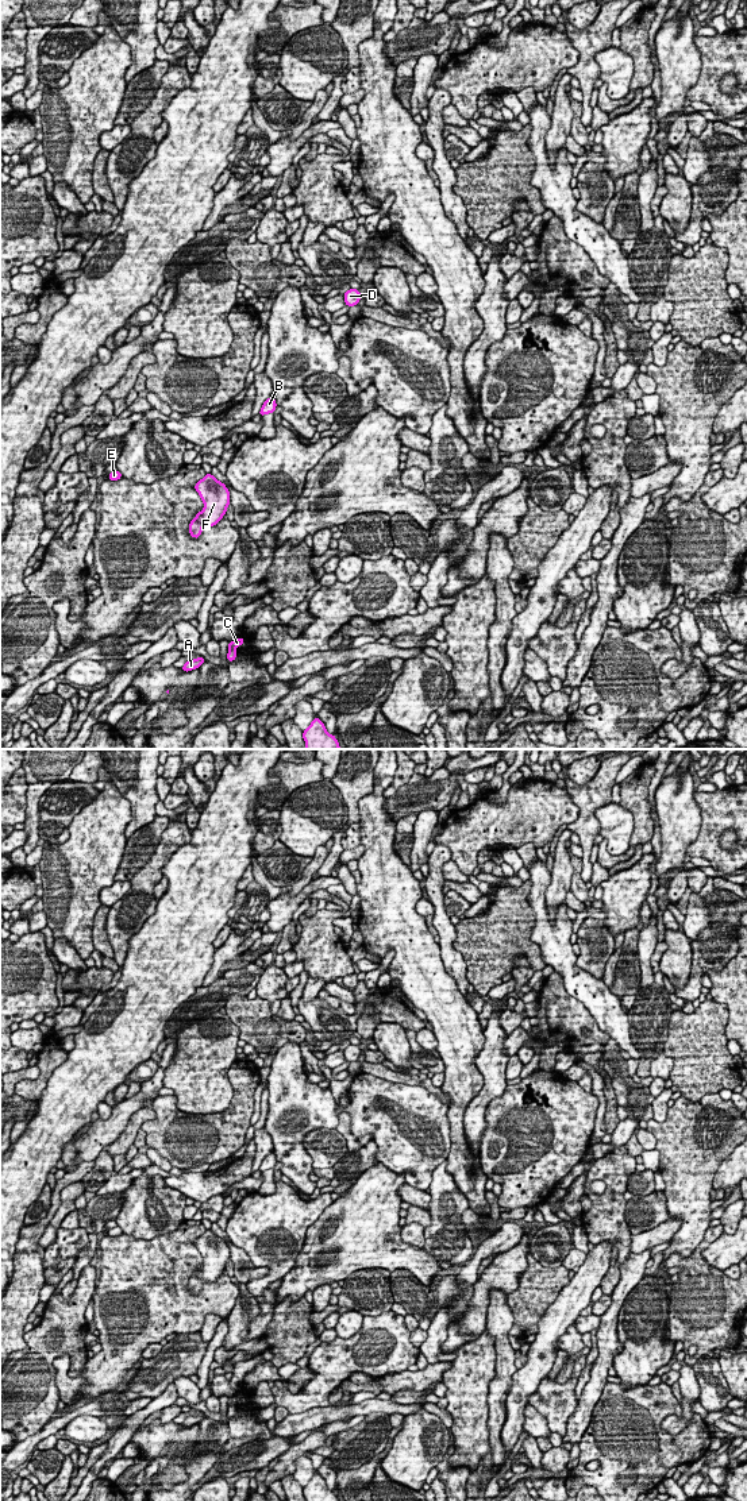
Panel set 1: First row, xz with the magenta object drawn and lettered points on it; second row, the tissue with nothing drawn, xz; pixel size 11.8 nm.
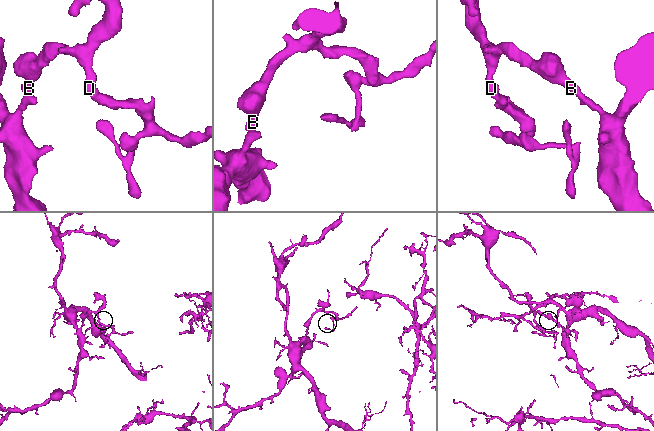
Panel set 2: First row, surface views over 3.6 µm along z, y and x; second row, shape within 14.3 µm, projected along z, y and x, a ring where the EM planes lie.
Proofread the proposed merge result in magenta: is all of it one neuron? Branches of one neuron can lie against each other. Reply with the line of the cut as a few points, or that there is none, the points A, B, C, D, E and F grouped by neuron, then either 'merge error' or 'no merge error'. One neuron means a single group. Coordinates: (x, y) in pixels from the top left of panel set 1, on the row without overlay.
cut in xz along (228, 1405), (235, 1408); A B D E F / C; merge error

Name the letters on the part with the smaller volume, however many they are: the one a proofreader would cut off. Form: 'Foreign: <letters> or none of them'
Foreign: C

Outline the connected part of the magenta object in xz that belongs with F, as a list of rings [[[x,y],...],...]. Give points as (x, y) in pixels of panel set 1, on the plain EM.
[[[205,1230],[203,1235],[197,1236],[195,1246],[199,1249],[204,1265],[189,1278],[188,1286],[192,1293],[199,1294],[205,1281],[216,1281],[226,1270],[230,1261],[230,1247],[212,1230]]]

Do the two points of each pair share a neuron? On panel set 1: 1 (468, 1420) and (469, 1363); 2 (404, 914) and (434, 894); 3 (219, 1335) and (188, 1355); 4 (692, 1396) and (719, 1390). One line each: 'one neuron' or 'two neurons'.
1: one neuron
2: two neurons
3: two neurons
4: two neurons

